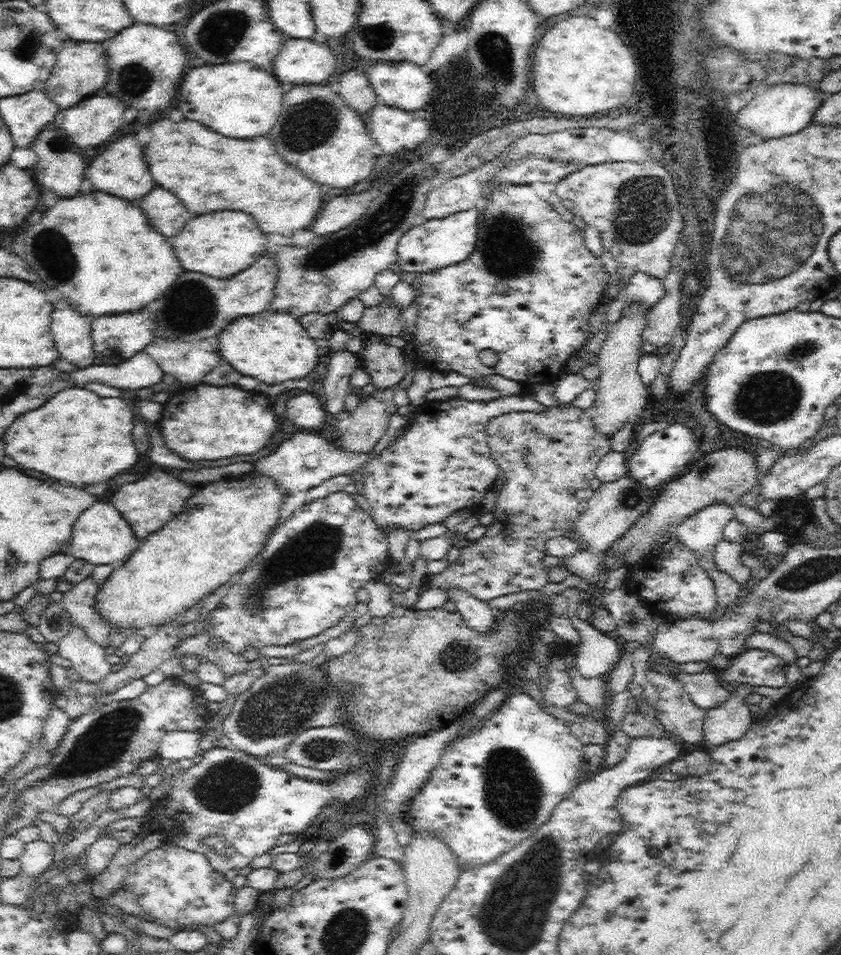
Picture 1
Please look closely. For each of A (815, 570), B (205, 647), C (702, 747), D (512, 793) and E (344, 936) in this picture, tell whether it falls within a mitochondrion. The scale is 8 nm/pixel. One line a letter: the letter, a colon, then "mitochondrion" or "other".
A: mitochondrion
B: other
C: other
D: mitochondrion
E: mitochondrion

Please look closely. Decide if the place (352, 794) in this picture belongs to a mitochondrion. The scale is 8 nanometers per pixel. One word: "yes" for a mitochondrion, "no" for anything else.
no

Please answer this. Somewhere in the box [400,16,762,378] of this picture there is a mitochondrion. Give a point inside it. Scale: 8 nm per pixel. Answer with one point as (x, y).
(643, 205)

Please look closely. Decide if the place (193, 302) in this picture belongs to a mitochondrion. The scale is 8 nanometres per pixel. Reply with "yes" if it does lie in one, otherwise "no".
yes

